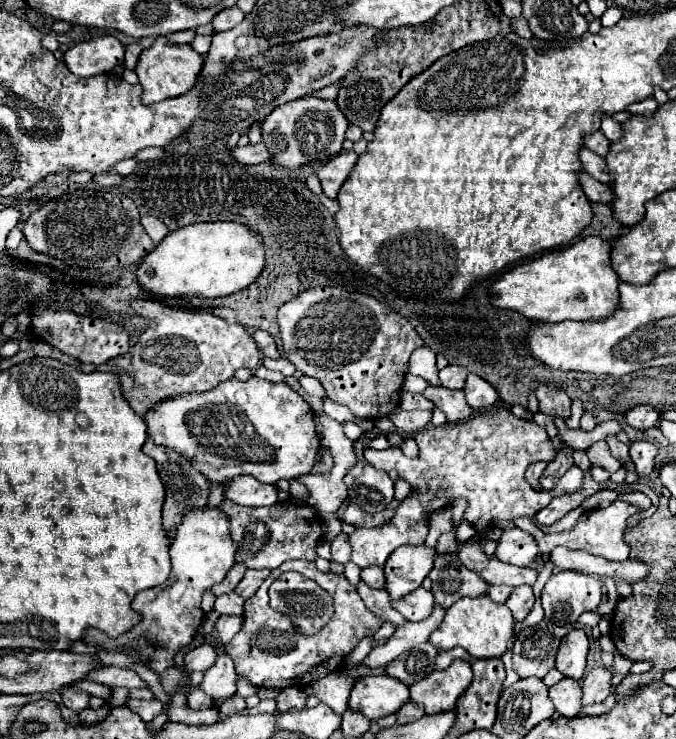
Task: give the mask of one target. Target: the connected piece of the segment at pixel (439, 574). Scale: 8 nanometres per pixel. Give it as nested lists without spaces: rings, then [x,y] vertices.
[[[455,553],[435,555],[435,567],[429,573],[433,581],[435,603],[449,607],[461,597],[479,597],[485,595],[487,583],[483,577],[467,569]]]

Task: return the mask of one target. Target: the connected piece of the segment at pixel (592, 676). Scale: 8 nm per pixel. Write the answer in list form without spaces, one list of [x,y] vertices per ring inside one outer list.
[[[595,667],[593,671],[589,671],[583,681],[583,705],[605,701],[611,693],[611,677],[613,671],[605,667]]]

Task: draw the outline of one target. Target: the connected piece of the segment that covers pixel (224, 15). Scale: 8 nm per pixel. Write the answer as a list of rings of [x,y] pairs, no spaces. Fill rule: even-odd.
[[[235,5],[235,7],[229,7],[229,9],[223,9],[221,13],[217,13],[215,17],[213,17],[213,27],[215,27],[215,31],[219,33],[219,31],[229,31],[231,27],[235,27],[235,25],[239,25],[241,21],[243,21],[243,17],[245,17],[245,13]]]

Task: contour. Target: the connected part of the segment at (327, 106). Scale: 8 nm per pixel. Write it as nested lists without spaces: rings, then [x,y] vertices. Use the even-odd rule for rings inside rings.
[[[307,95],[303,99],[295,99],[289,103],[283,103],[273,109],[271,115],[265,117],[261,129],[263,129],[263,143],[273,153],[273,161],[295,169],[309,161],[323,163],[325,159],[333,157],[341,151],[341,145],[345,141],[345,131],[349,127],[349,121],[343,113],[339,113],[339,107],[335,101],[319,99],[315,95]]]

